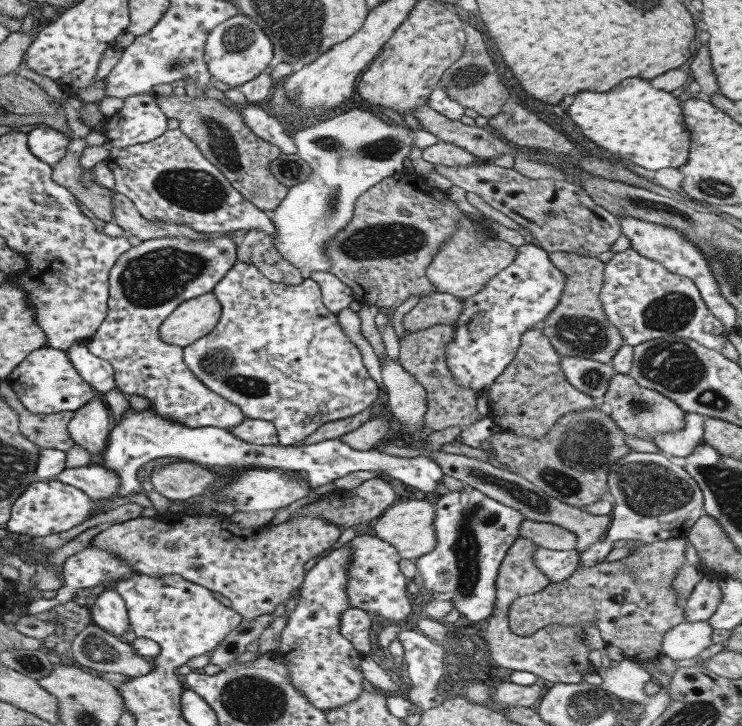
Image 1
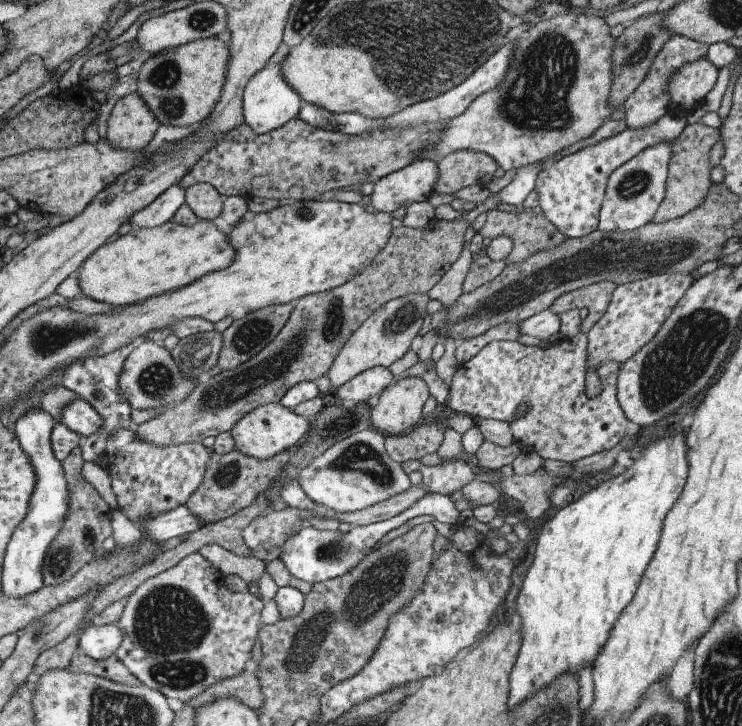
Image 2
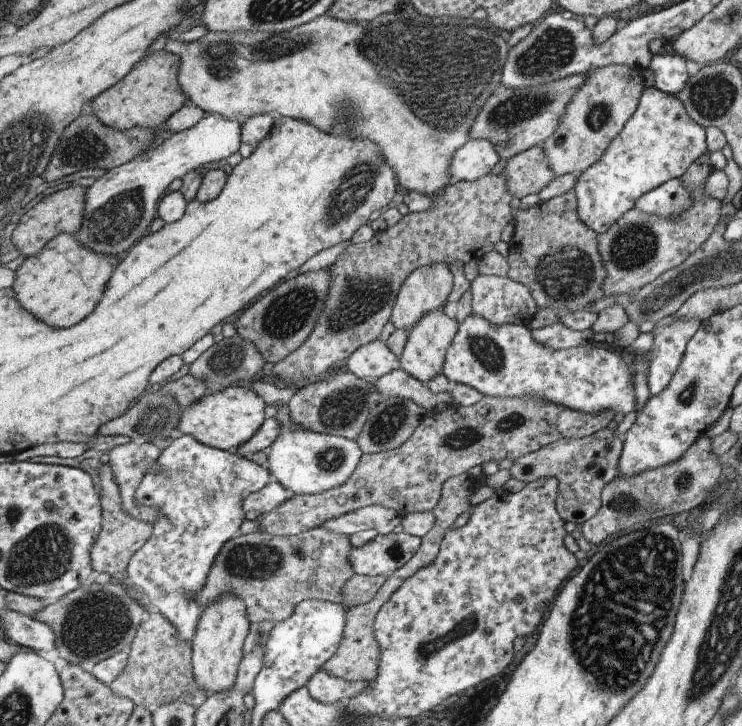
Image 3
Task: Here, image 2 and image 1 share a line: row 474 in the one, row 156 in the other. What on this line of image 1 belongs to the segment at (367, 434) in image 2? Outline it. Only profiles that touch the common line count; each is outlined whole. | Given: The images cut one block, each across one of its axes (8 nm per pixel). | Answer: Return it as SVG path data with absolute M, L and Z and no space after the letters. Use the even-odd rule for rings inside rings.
M359 108L338 111L316 125L293 130L290 136L296 146L297 156L309 165L310 173L306 179L303 179L303 182L288 187L285 198L281 200L275 210L268 213L269 220L275 228L275 235L270 239L271 244L278 250L279 256L287 260L293 268L297 268L303 278L307 278L311 272L329 273L331 265L327 263L324 247L327 246L327 240L335 238L335 234L349 224L349 220L353 218L354 205L358 197L370 186L401 171L403 158L408 156L411 146L424 149L439 140L438 137L423 129L405 128L397 123L387 124L371 112Z

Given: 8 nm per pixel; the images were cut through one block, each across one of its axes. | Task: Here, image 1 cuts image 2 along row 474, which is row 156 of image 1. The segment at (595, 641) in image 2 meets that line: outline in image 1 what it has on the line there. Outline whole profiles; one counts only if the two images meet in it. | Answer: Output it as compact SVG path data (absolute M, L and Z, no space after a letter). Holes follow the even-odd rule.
M625 78L609 92L579 92L567 108L567 116L593 144L617 154L621 161L645 170L677 168L687 160L689 134L681 124L679 100L663 90L653 90L649 82Z

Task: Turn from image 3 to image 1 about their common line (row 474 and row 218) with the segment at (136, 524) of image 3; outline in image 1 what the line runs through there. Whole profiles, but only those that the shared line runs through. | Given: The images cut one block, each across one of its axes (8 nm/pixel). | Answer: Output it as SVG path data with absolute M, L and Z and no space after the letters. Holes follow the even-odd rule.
M90 130L85 138L75 137L74 139L71 139L66 146L63 158L51 166L51 178L55 184L66 188L69 191L69 194L93 213L97 219L108 223L112 221L111 213L113 213L113 206L111 206L111 193L115 190L114 188L108 189L98 185L92 177L92 168L83 170L81 164L79 164L79 156L81 156L81 152L85 150L86 146L95 147L102 144L104 144L104 136L93 130Z

